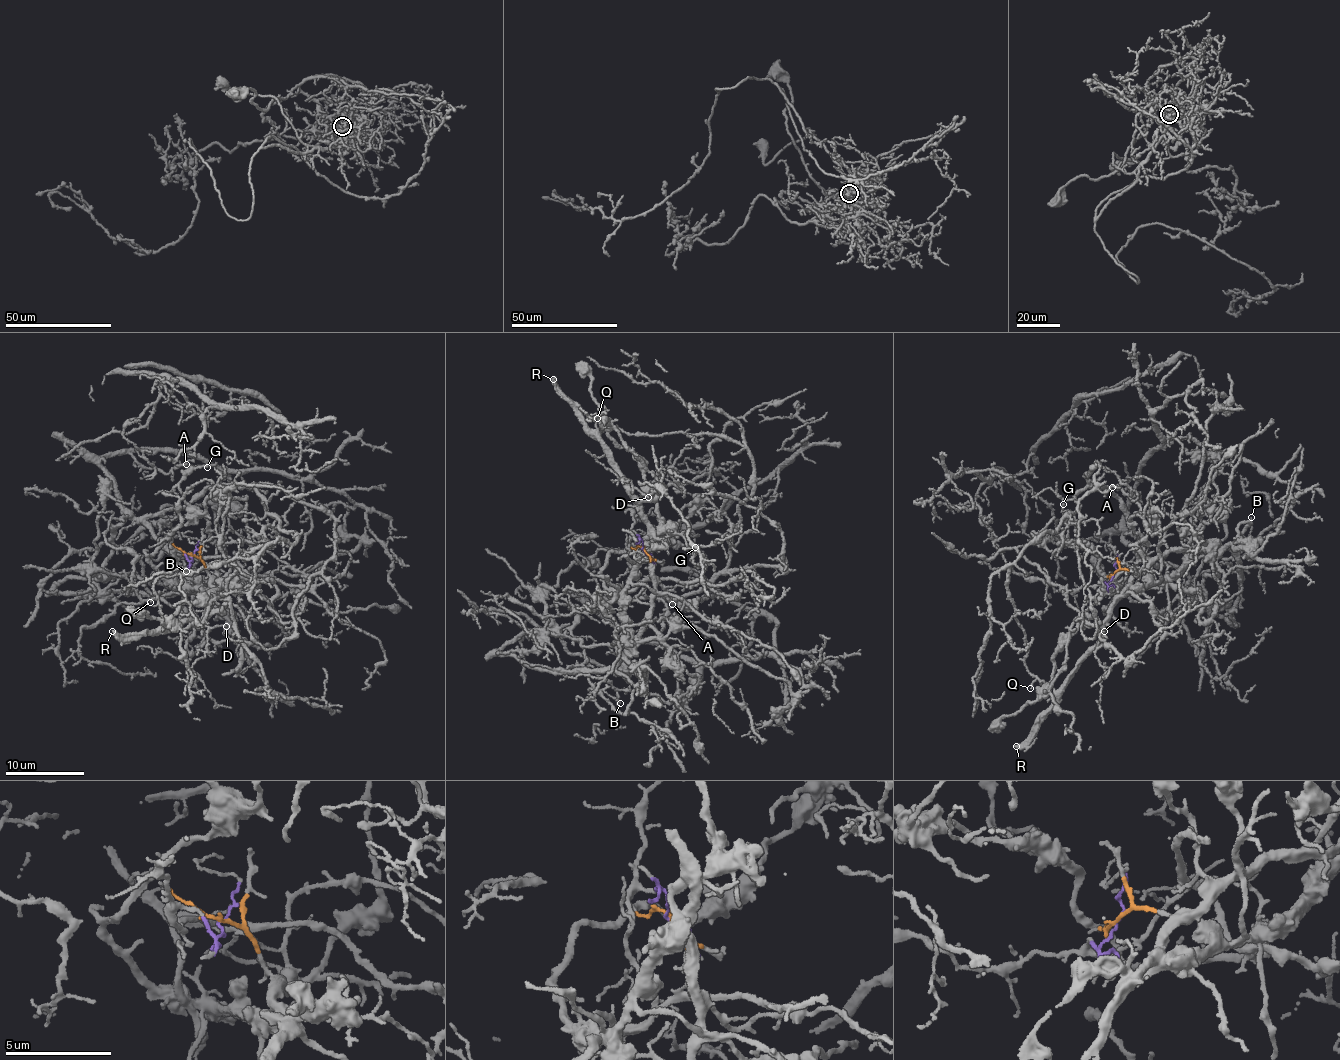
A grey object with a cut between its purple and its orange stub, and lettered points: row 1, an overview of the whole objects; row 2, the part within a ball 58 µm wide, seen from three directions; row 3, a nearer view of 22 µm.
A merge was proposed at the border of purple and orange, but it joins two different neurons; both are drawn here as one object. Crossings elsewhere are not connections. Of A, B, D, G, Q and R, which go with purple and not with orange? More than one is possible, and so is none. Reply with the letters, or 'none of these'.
A, B, G, Q

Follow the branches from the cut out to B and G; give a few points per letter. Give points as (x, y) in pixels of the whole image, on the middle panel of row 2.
B: (643, 550), (642, 540), (629, 541), (635, 587), (592, 602), (572, 638), (583, 645), (585, 674), (620, 702)
G: (643, 550), (629, 541), (635, 587), (606, 588), (611, 553), (663, 535), (696, 546)

